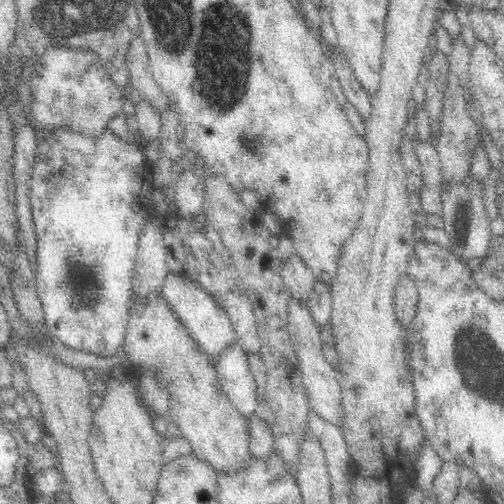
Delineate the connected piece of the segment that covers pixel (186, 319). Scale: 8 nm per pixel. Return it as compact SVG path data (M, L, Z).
M169 273L161 286L160 293L176 311L180 322L188 329L194 341L200 345L200 349L206 355L210 355L212 360L216 360L224 349L235 342L235 334L225 313L225 308L220 306L218 301L200 286L198 281L188 278L188 282L186 282L184 277L178 278L178 275Z

